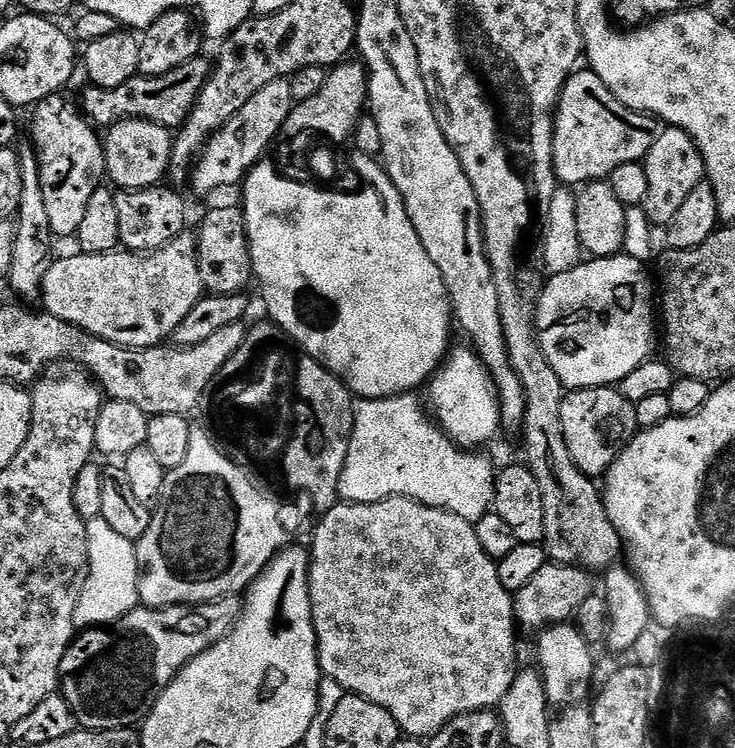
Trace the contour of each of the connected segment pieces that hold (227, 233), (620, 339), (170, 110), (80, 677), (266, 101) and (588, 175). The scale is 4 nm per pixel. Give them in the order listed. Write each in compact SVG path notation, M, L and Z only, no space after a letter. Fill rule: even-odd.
M212 208L195 233L196 257L205 289L213 296L235 296L245 291L244 287L254 280L250 246L246 234L243 211L236 208Z
M627 254L592 258L587 262L553 275L545 283L536 307L536 333L540 345L550 366L554 366L554 374L558 374L568 390L619 385L630 370L642 366L653 355L654 284L648 281L648 272L644 269L647 267Z
M203 55L196 56L190 62L178 66L161 76L141 76L130 78L130 82L122 82L122 86L113 88L85 87L82 111L93 125L107 130L113 124L123 120L149 120L158 122L163 128L179 130L192 112L194 102L208 81L210 71L209 61L204 61Z
M223 596L221 600L212 600L209 604L175 604L173 608L138 606L112 627L101 626L81 631L62 658L59 683L70 710L76 716L77 725L89 732L113 732L116 728L139 725L178 673L190 661L198 658L198 654L232 631L241 611L240 596Z
M281 78L262 86L258 94L226 122L215 134L208 139L208 145L196 161L190 177L190 188L200 196L208 196L219 188L232 188L241 183L244 177L265 159L264 151L272 144L272 139L284 131L286 118L290 118L293 110L292 95L290 94L290 79Z
M577 70L565 82L556 104L552 159L556 179L564 186L607 181L620 166L641 163L661 131L661 121L656 117L649 116L647 112L636 112L618 102L618 98L614 98L606 82L602 82L596 72Z

